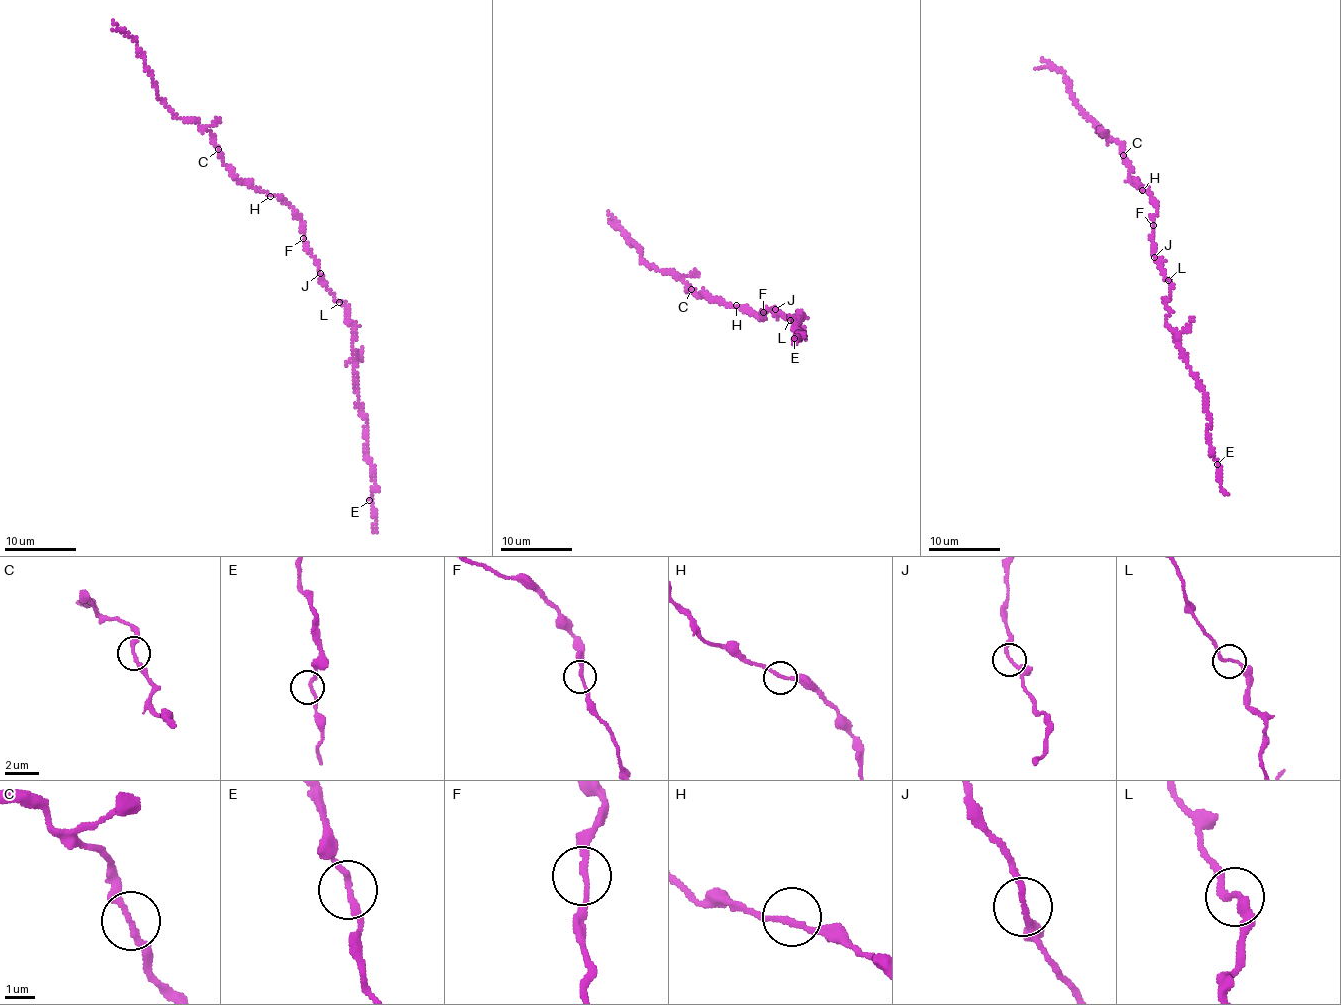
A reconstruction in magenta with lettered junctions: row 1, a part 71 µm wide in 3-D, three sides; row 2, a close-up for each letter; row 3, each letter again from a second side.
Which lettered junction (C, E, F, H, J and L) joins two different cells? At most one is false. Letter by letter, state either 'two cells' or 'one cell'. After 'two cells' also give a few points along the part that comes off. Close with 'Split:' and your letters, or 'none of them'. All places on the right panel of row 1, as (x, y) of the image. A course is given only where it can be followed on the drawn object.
C: one cell
E: one cell
F: one cell
H: one cell
J: one cell
L: one cell
Split: none of them

